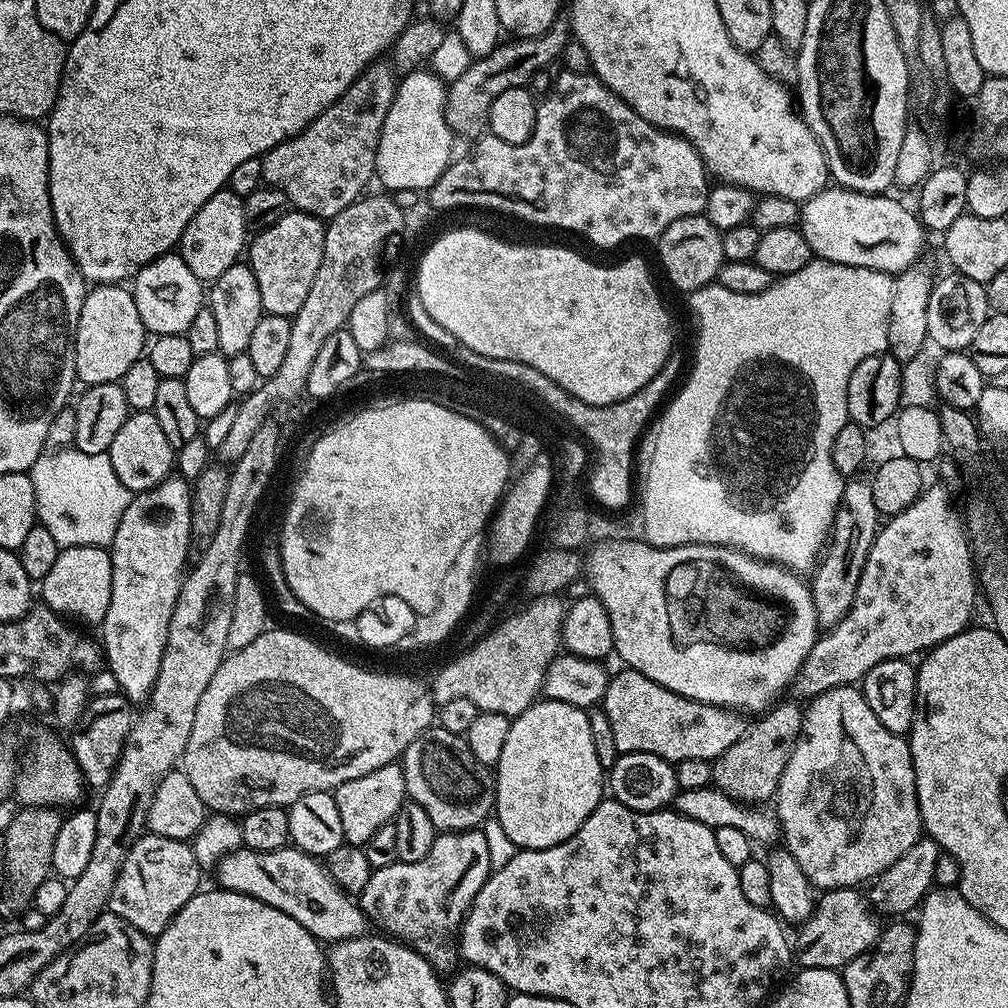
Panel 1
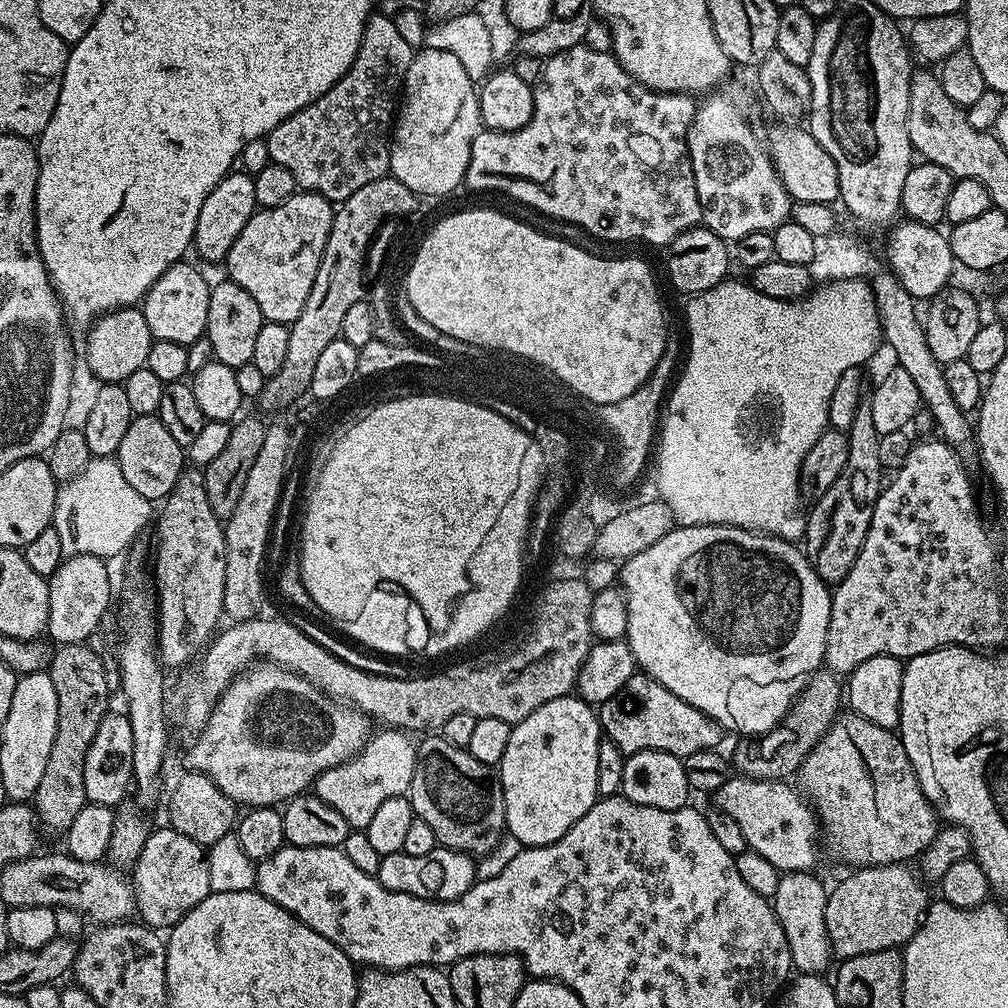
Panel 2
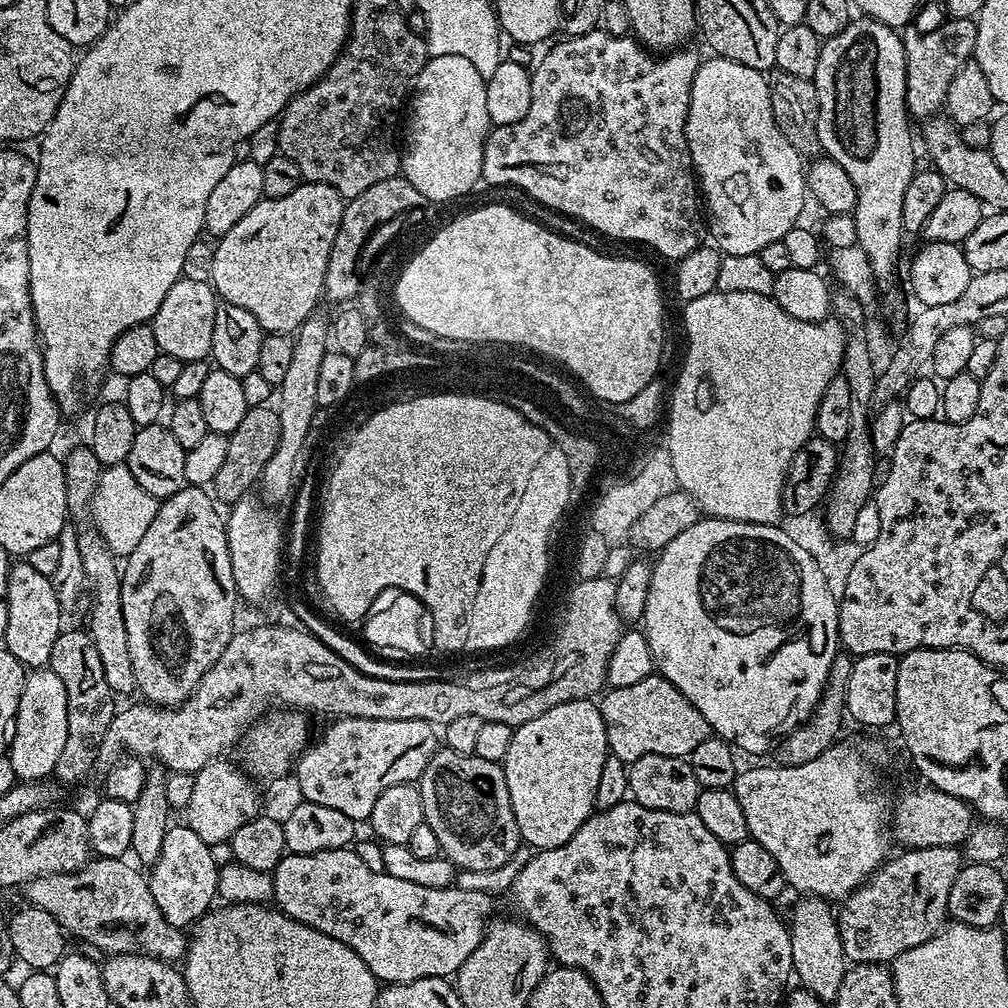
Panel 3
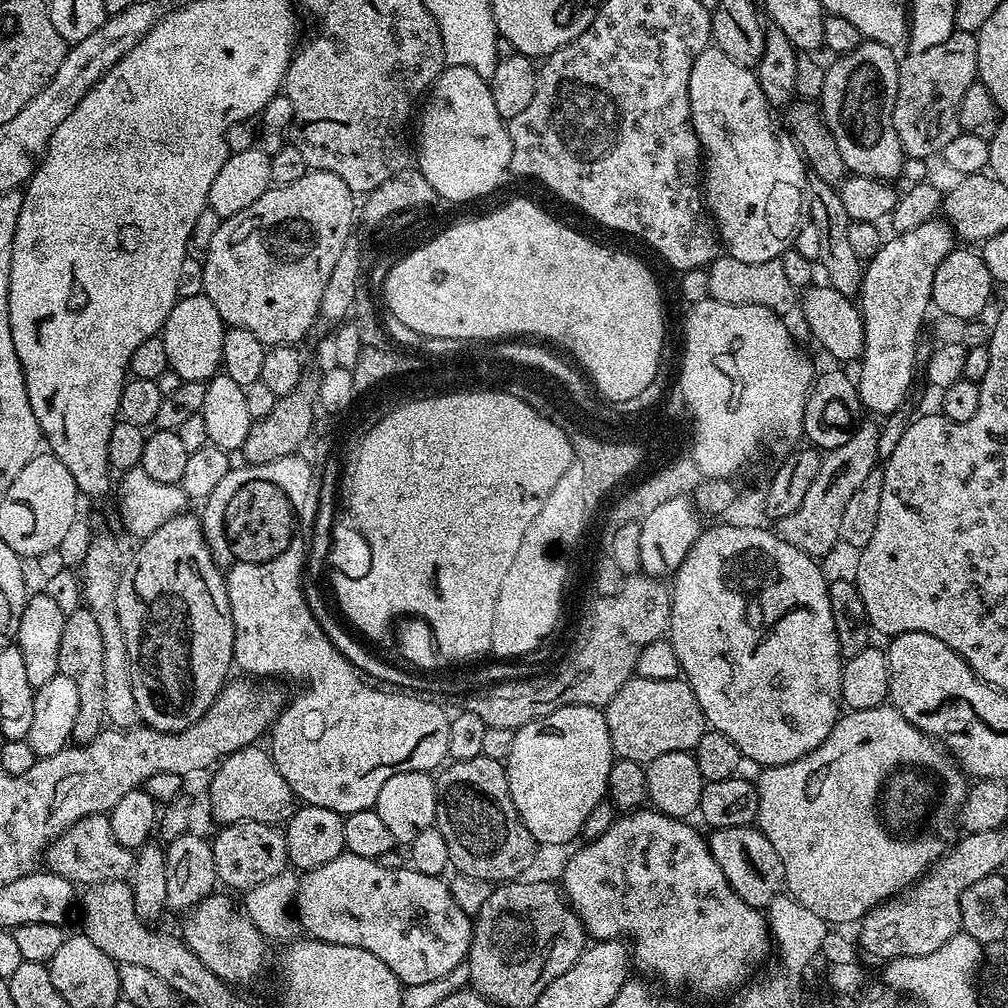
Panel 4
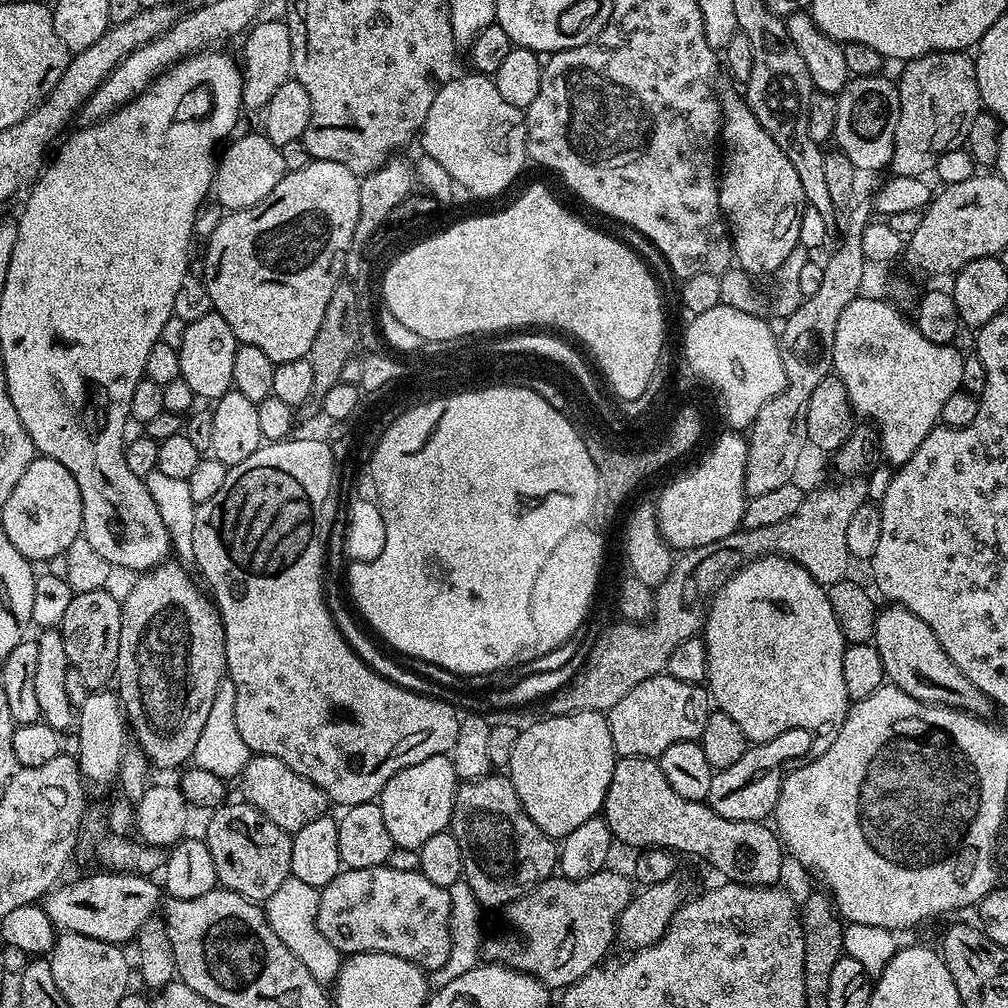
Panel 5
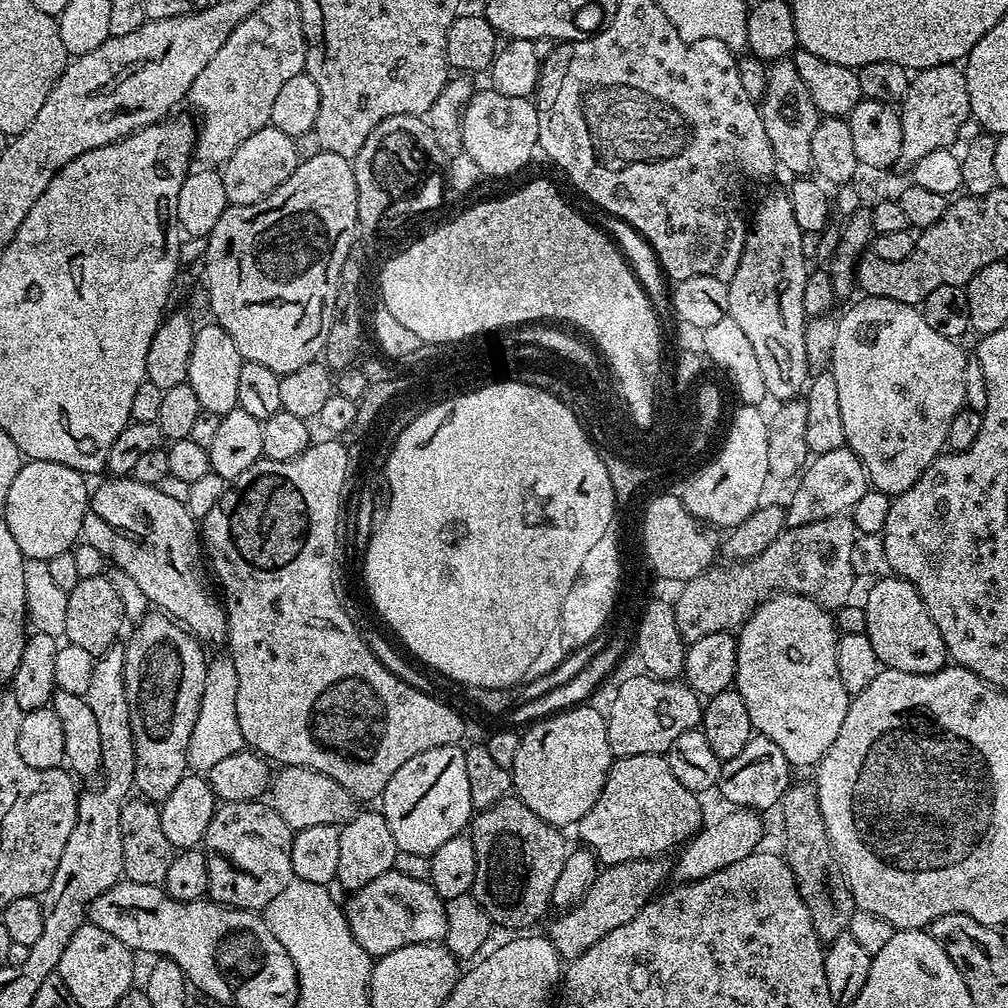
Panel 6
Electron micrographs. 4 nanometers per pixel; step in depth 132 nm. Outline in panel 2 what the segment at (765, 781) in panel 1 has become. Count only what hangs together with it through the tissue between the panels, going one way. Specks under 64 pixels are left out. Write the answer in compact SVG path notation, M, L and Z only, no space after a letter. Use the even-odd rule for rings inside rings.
M817 670L807 677L792 701L792 709L784 715L777 728L770 729L763 736L739 741L741 744L737 746L736 753L730 756L735 771L751 780L787 781L795 777L810 750L836 718L840 704L842 706L842 684L836 680L839 680L837 673L827 670Z

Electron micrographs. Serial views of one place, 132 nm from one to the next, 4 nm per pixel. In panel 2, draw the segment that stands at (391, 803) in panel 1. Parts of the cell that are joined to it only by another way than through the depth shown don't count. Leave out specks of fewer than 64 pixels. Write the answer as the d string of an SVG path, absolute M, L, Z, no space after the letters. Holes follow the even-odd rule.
M384 731L388 732L382 733L373 744L371 741L347 763L331 768L316 779L314 795L322 798L322 802L334 806L334 810L338 810L342 818L346 818L349 829L367 830L370 818L374 818L382 802L386 802L388 798L405 795L411 789L417 745L407 731Z

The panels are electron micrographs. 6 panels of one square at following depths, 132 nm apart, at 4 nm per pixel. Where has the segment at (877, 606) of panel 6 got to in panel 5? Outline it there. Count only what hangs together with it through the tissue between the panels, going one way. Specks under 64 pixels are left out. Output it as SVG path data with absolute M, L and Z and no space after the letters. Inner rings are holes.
M884 606L879 609L871 643L876 645L882 658L887 679L904 689L906 694L927 704L946 704L958 706L961 712L983 713L985 697L971 687L966 678L944 655L942 646L928 630L922 618L912 616L907 608ZM888 607L888 608L884 608Z

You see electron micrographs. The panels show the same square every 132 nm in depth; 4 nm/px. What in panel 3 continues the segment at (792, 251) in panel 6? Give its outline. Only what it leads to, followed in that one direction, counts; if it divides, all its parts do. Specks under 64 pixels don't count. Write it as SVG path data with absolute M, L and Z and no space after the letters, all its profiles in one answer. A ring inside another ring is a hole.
M713 55L712 60L705 59L697 68L692 79L692 89L690 90L690 106L688 107L688 121L684 127L686 142L690 150L692 167L696 169L698 187L702 193L703 203L706 205L706 224L710 229L710 236L714 239L715 247L719 248L723 255L754 255L762 250L762 246L770 246L770 242L778 242L784 239L784 235L791 228L797 227L800 211L804 208L804 196L806 200L806 164L794 146L778 130L776 119L772 113L772 103L770 102L770 80L767 75L750 66L742 66L733 60L727 60L724 56Z

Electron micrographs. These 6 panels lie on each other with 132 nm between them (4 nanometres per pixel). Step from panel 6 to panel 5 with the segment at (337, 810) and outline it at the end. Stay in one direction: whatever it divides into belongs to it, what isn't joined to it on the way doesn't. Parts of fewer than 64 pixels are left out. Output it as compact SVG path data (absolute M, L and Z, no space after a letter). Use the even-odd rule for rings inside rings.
M259 754L253 755L245 766L238 783L244 787L243 799L254 805L270 822L282 826L290 834L295 834L306 826L306 822L314 822L314 818L325 815L329 811L330 801L314 782L294 774L286 762L279 758L270 758Z

